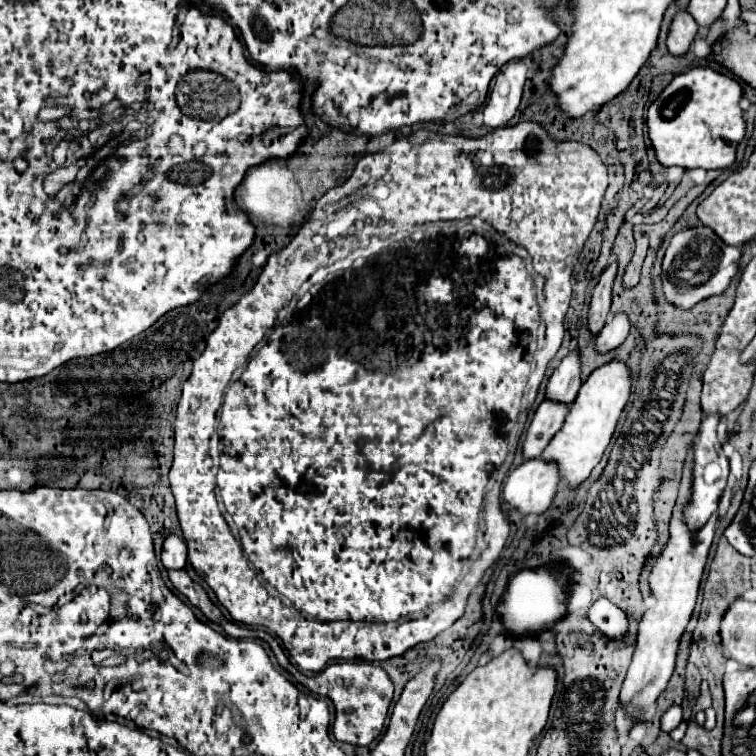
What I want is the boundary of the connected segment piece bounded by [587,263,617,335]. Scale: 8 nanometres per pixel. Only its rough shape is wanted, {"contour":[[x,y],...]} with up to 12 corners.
{"contour":[[617,263],[607,267],[595,285],[587,327],[593,335],[603,329],[609,313]]}

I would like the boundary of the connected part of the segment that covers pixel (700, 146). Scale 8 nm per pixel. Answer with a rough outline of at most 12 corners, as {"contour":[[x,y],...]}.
{"contour":[[695,67],[649,105],[663,167],[725,169],[739,81]]}

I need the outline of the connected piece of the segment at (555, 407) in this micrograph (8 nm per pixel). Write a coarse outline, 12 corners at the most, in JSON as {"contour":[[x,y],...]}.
{"contour":[[543,401],[529,425],[523,457],[541,457],[563,427],[569,405]]}

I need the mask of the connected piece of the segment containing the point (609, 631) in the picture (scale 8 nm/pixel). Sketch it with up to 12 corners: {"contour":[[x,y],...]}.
{"contour":[[599,597],[587,617],[609,637],[629,629],[625,613]]}

